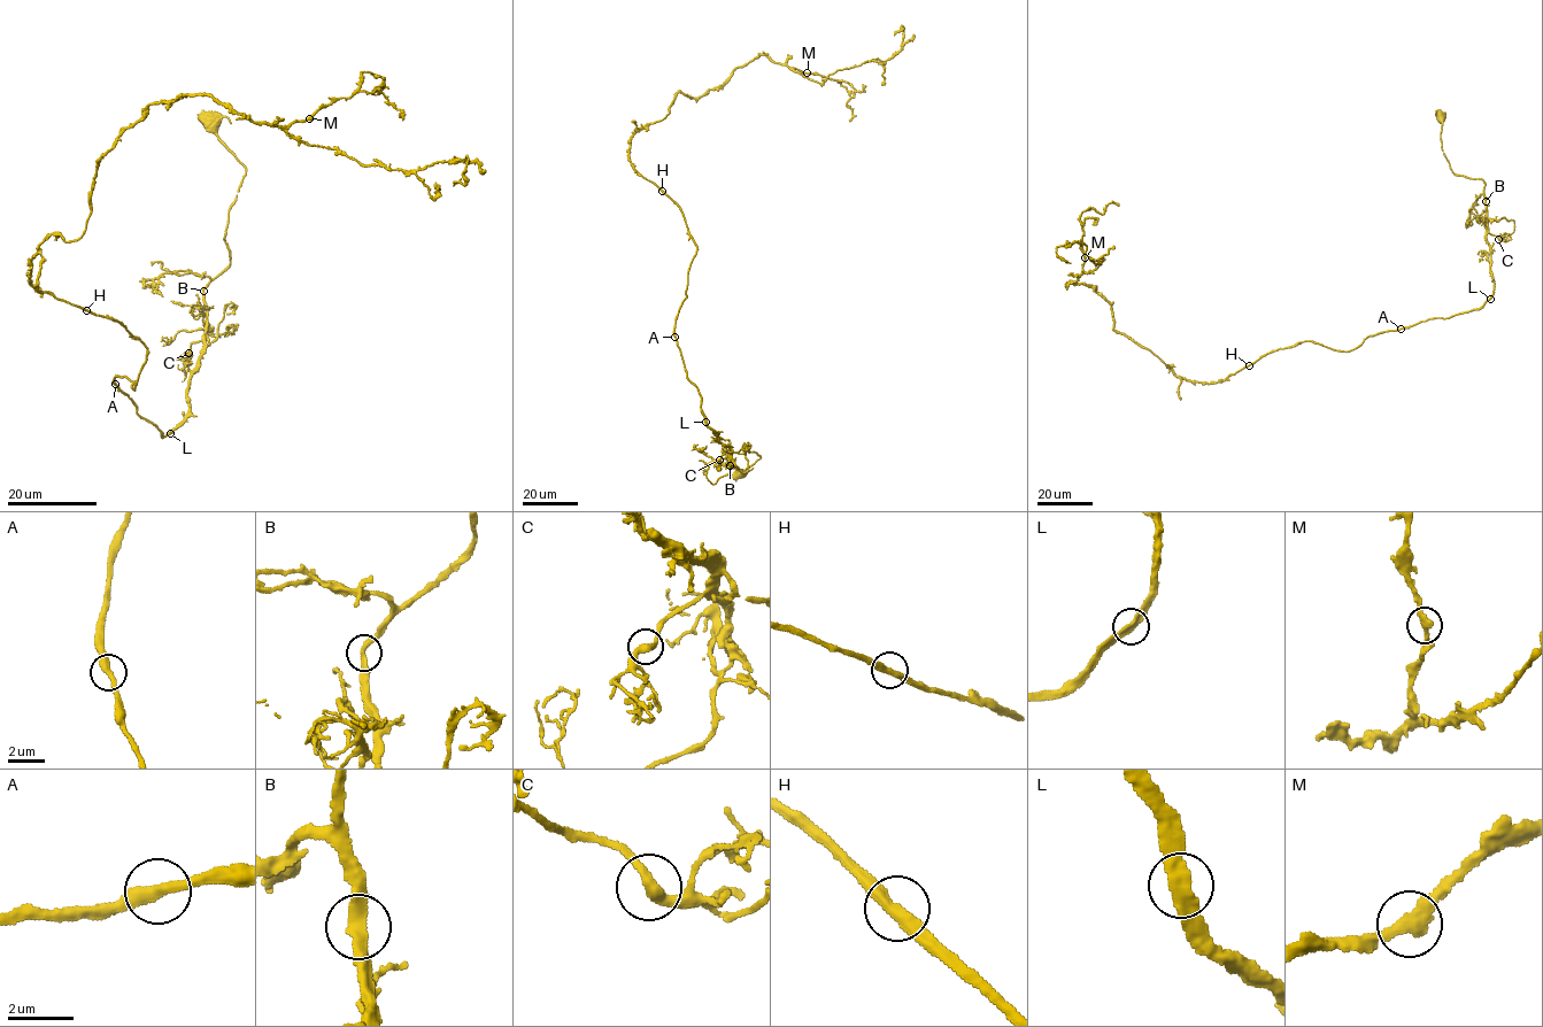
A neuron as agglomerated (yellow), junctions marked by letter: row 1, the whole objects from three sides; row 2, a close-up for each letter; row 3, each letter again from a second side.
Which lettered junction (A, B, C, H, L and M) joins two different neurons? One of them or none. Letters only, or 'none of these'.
none of these

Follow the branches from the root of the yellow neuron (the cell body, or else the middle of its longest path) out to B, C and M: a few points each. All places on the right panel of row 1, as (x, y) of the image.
B: (1257, 360), (1306, 341), (1347, 352), (1380, 332), (1480, 309), (1493, 293), (1494, 285), (1484, 202)
C: (1257, 360), (1306, 341), (1347, 352), (1380, 332), (1480, 309), (1493, 293), (1494, 285), (1487, 233), (1498, 239)
M: (1257, 360), (1214, 383), (1178, 377), (1118, 333), (1110, 304), (1093, 287), (1066, 285), (1085, 257)

